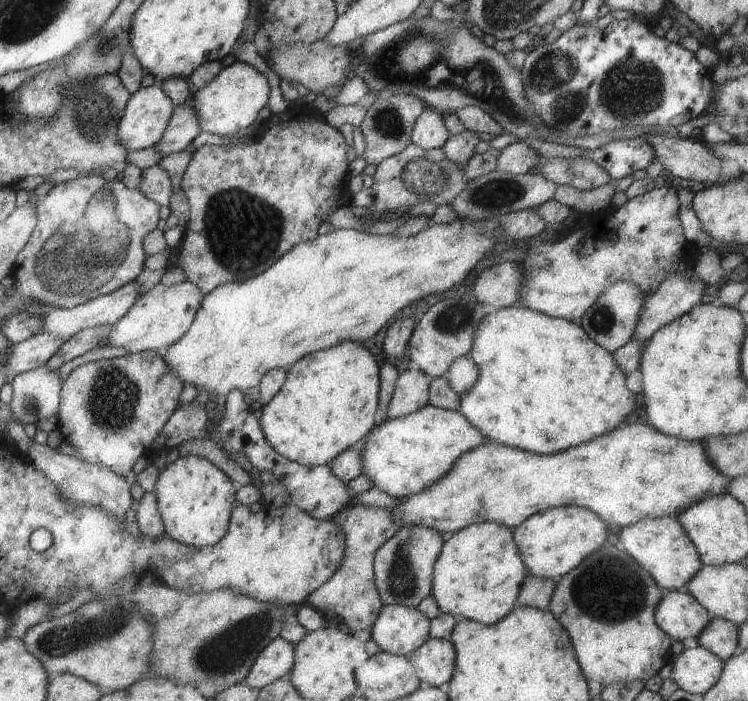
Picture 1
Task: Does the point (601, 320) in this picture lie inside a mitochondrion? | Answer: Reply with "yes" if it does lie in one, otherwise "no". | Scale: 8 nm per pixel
yes

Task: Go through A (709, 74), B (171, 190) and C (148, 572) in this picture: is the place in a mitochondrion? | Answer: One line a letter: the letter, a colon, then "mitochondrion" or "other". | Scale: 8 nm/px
A: other
B: other
C: other

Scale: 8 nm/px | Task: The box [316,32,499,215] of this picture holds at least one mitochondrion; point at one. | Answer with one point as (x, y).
(418, 177)

